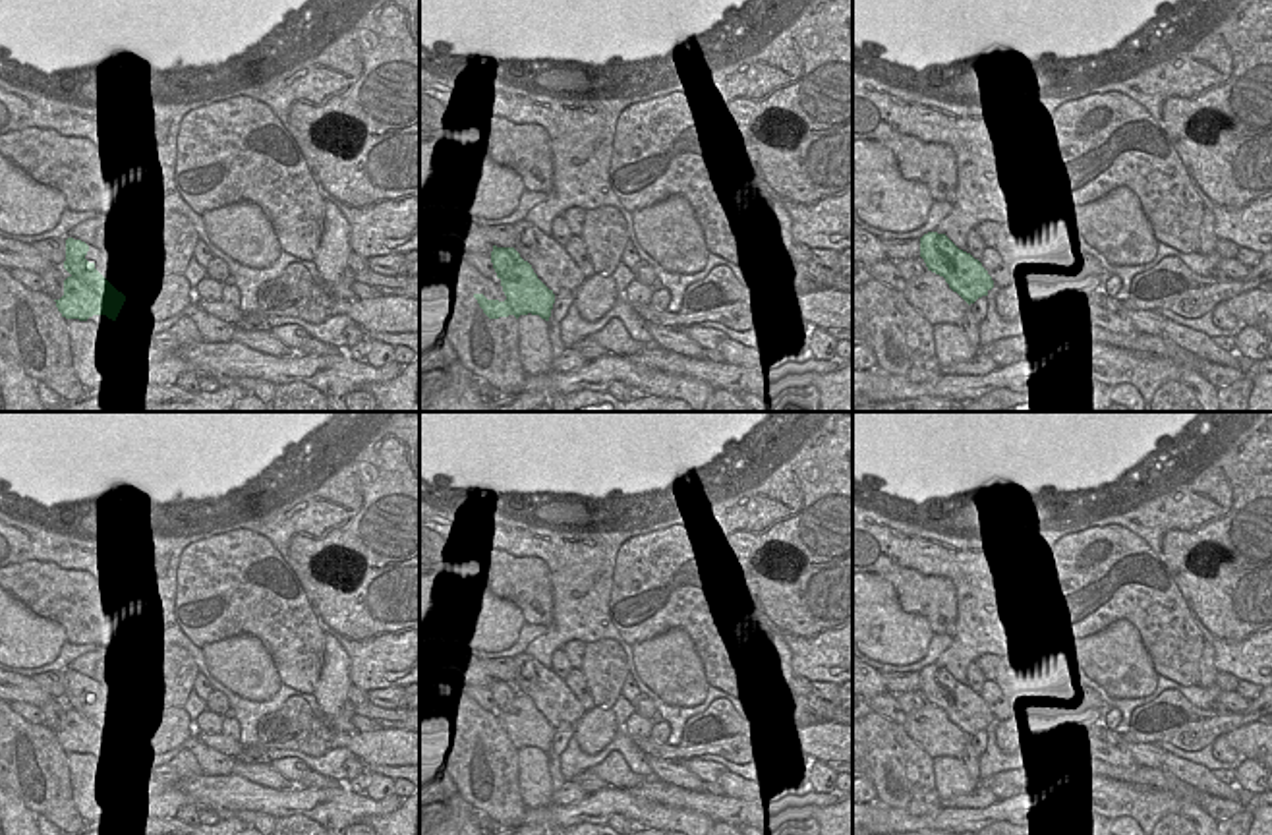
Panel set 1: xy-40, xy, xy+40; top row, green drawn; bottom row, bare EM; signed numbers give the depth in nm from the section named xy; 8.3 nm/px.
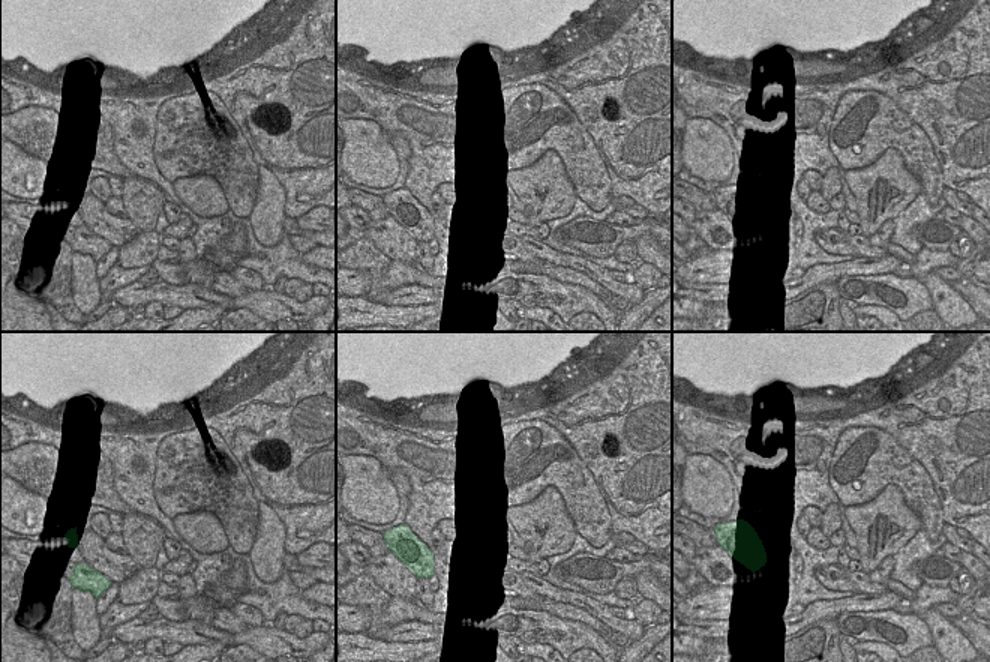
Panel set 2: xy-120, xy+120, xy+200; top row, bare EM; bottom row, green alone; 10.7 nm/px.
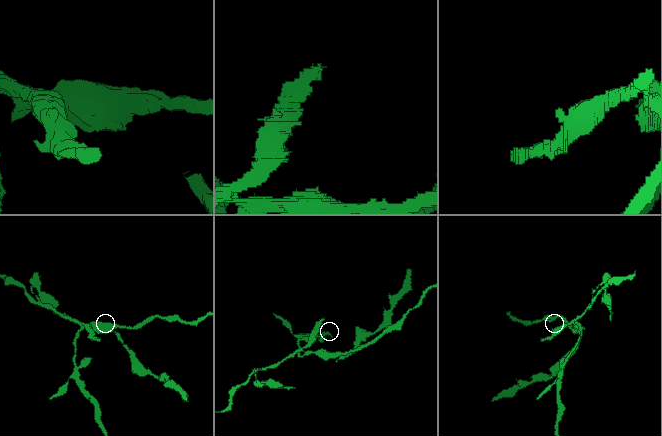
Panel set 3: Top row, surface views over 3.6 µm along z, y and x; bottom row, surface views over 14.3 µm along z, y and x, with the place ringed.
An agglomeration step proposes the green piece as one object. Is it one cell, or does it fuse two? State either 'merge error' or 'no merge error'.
merge error

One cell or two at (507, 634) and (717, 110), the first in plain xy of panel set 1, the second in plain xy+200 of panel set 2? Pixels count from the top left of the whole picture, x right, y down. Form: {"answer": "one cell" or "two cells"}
{"answer": "two cells"}

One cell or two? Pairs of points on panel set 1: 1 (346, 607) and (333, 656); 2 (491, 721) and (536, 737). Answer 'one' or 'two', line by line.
1: two
2: one

